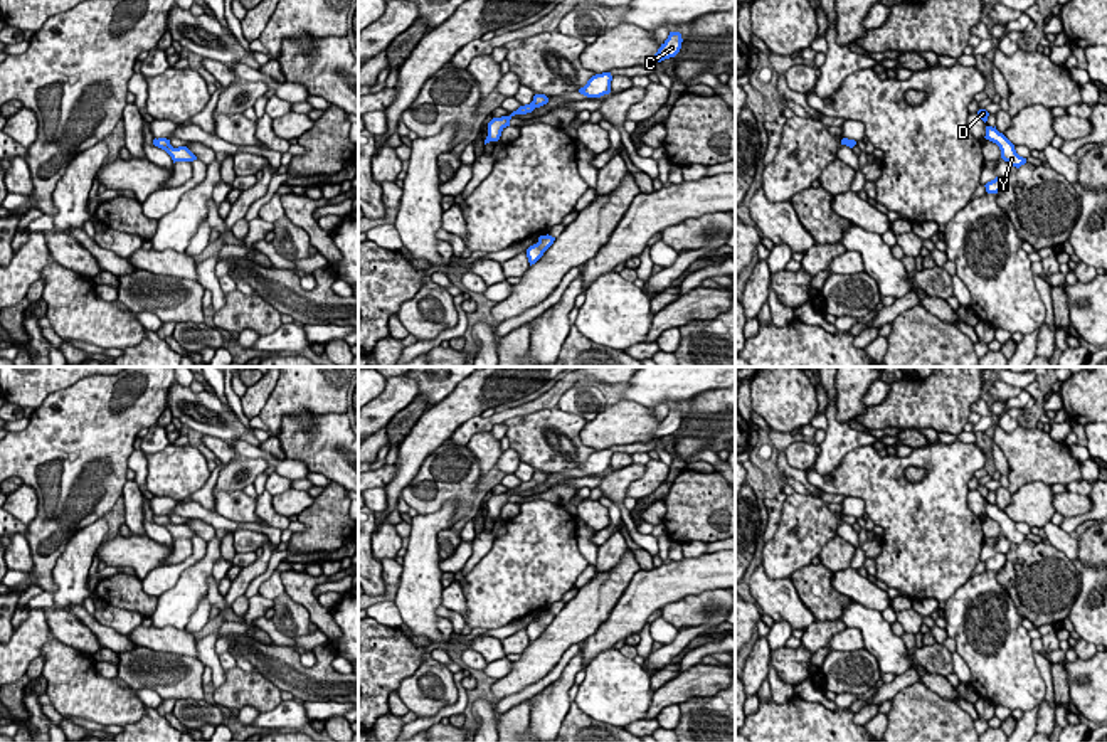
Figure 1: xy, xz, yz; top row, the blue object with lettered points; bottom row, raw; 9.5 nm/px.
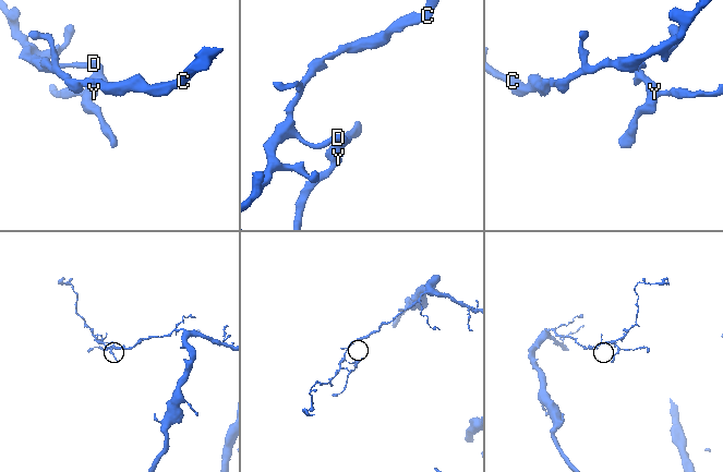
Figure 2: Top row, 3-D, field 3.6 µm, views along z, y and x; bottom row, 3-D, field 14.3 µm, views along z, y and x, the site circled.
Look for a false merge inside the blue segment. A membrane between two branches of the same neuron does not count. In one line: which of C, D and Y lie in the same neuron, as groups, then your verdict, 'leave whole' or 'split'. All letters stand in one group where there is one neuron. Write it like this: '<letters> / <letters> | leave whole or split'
C D Y | leave whole

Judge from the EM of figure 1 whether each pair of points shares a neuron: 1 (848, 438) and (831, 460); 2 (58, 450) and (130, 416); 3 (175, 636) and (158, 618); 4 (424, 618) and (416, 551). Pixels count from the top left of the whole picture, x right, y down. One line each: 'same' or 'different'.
1: same
2: same
3: different
4: same

